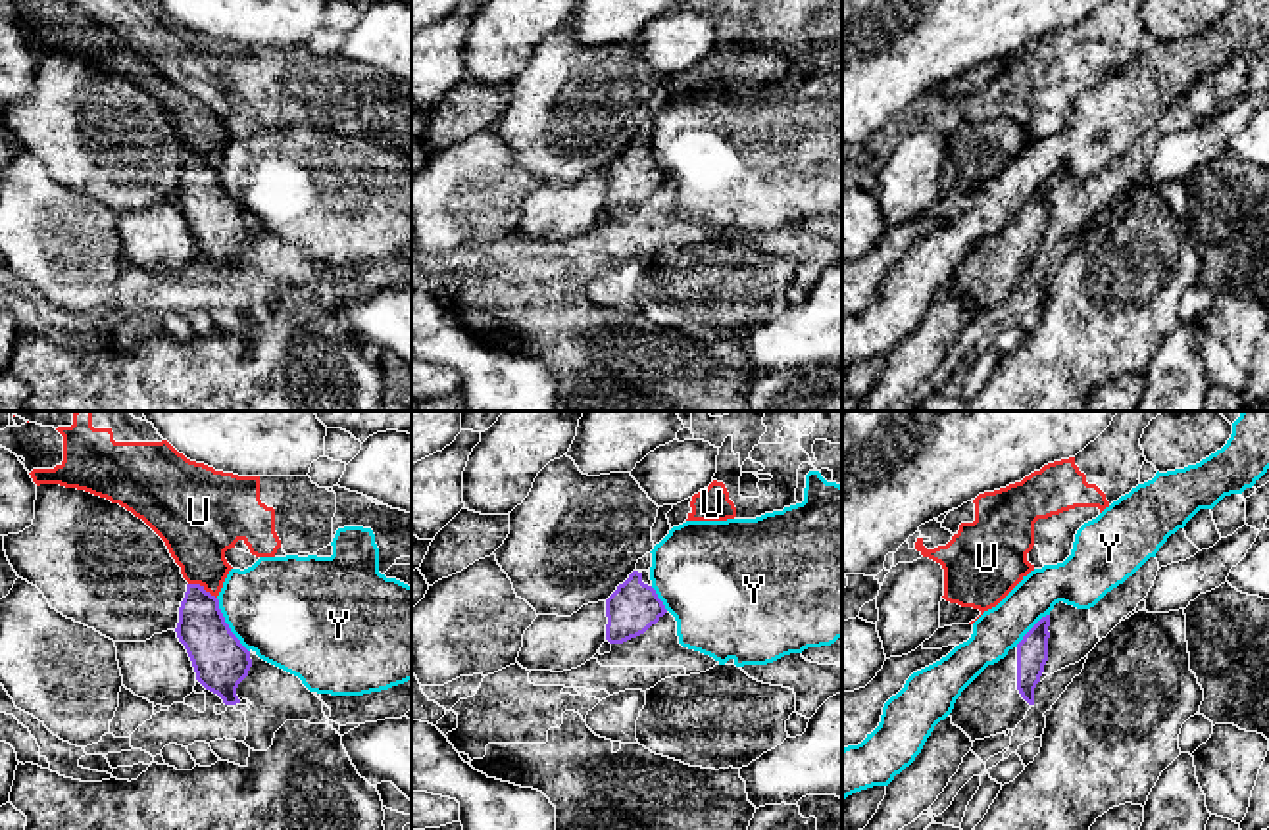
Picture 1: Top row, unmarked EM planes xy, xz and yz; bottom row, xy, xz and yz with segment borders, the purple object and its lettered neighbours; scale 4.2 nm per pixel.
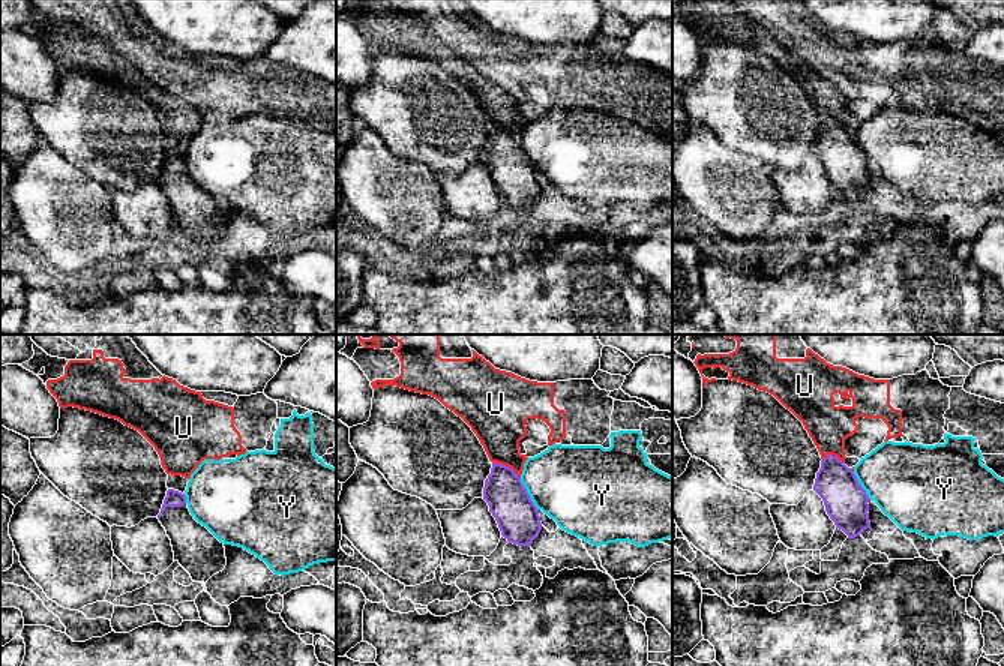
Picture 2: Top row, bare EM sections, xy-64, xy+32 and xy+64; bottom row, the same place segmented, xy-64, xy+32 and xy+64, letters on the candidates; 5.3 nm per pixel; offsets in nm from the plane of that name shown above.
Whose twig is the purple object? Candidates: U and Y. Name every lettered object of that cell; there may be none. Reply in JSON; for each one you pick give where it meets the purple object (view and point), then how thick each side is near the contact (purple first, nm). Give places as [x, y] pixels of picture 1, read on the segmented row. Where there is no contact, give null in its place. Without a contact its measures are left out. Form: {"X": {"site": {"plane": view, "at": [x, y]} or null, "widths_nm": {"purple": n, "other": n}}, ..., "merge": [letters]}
{"merge": []}

